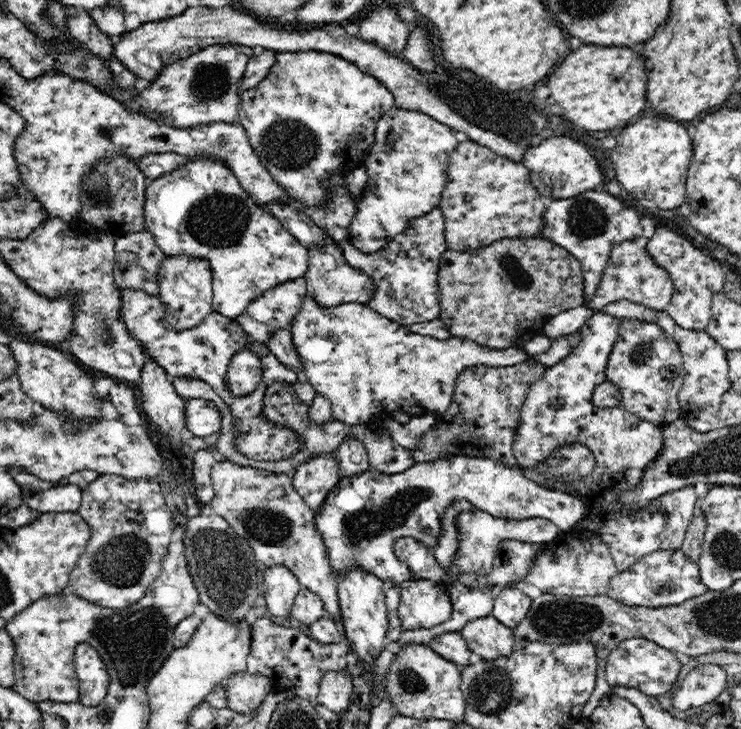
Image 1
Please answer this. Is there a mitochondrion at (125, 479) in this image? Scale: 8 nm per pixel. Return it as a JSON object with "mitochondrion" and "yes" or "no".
{"mitochondrion":"no"}

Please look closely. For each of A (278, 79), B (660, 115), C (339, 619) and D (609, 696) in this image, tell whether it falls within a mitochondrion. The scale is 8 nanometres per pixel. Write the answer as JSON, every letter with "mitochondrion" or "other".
{"A":"other","B":"other","C":"other","D":"other"}

